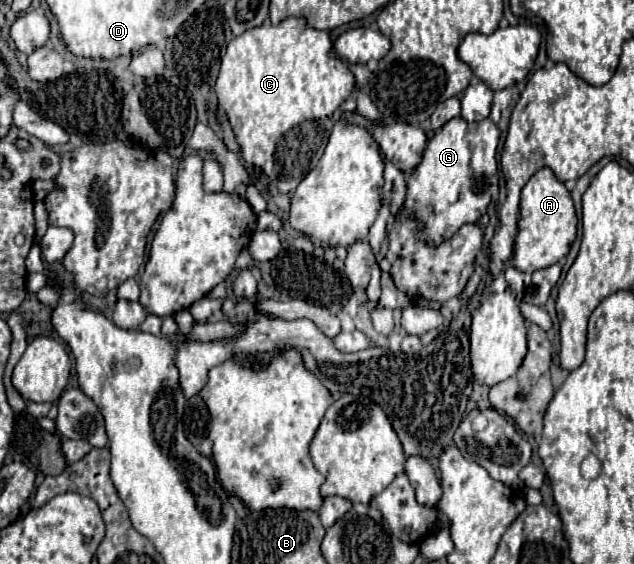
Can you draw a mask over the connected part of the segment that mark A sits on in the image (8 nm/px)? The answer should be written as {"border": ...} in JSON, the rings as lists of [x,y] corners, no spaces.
{"border":[[[548,167],[540,169],[522,187],[518,233],[514,237],[514,253],[510,265],[524,273],[534,273],[538,269],[558,263],[562,257],[568,255],[570,245],[576,239],[576,223],[578,219],[568,189],[554,177]]]}

